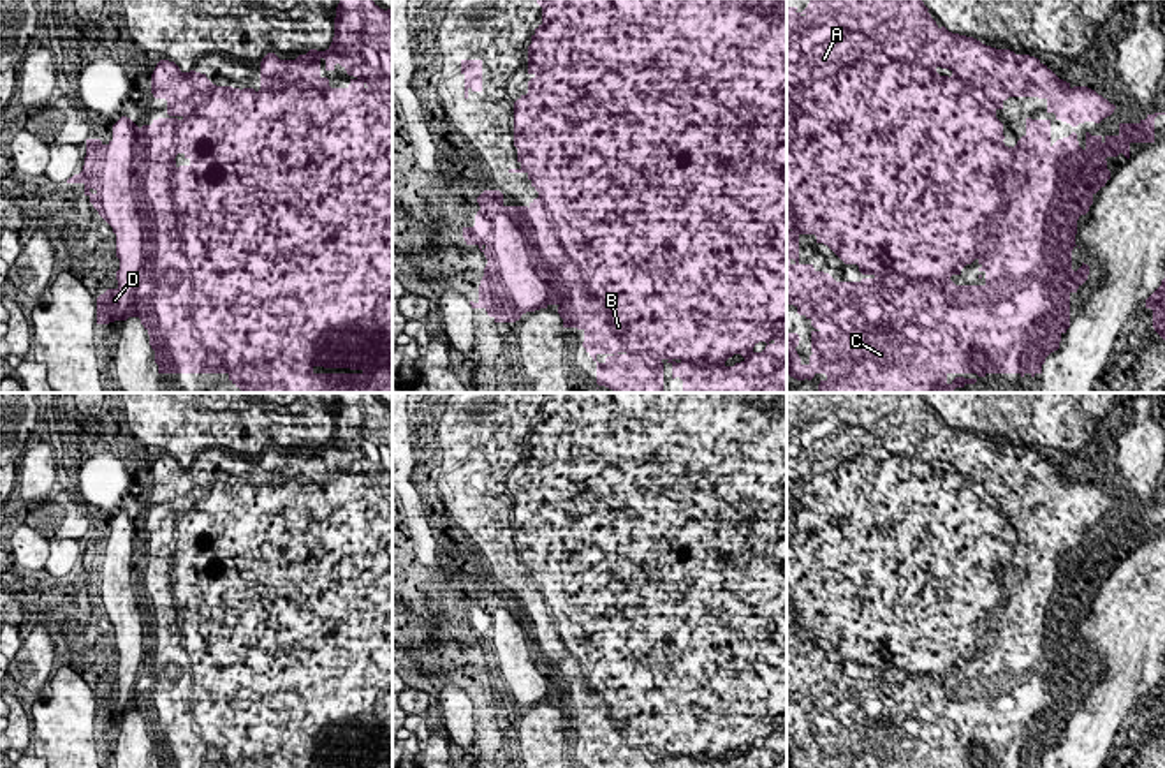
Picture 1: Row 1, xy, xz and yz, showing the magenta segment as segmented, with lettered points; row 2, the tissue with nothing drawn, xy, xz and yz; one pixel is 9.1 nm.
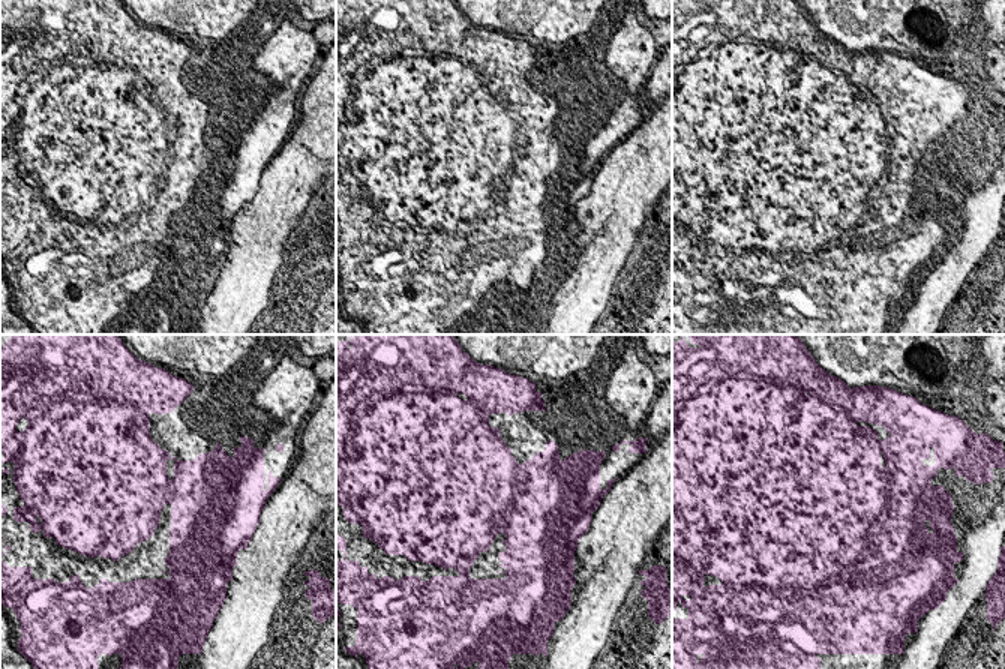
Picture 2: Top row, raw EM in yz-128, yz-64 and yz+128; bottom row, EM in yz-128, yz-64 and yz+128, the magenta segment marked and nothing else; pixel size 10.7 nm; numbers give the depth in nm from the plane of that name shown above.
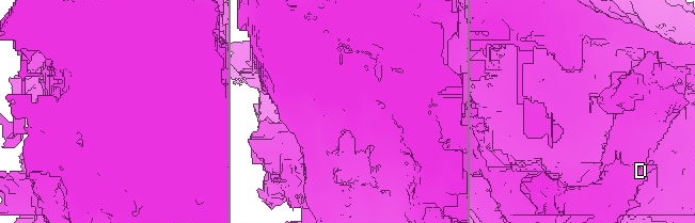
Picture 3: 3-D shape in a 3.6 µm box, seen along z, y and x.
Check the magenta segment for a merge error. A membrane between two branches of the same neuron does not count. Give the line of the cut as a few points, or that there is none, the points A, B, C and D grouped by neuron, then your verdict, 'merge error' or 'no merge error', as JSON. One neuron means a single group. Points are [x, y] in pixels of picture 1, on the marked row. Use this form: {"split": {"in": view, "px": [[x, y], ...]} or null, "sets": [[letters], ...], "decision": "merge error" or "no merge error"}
{"split": {"in": "yz", "px": [[1026, 132], [1035, 132], [1051, 154], [1051, 219], [1074, 235]]}, "sets": [["A", "B", "C"], ["D"]], "decision": "merge error"}

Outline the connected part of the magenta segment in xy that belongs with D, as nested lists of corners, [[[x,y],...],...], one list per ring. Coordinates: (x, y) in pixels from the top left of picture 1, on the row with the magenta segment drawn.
[[[121,116],[113,125],[113,139],[104,144],[100,139],[86,139],[84,166],[79,174],[74,174],[67,183],[83,183],[84,196],[99,211],[99,215],[113,227],[116,234],[116,257],[120,259],[120,270],[116,271],[118,287],[107,289],[97,298],[97,324],[109,324],[114,321],[127,321],[130,317],[130,291],[134,289],[134,278],[141,271],[141,259],[146,241],[146,215],[153,213],[153,206],[167,199],[167,188],[160,190],[160,197],[153,204],[143,204],[132,194],[132,148],[151,144],[165,144],[178,136],[178,118],[158,118],[151,125],[141,129],[127,116]]]

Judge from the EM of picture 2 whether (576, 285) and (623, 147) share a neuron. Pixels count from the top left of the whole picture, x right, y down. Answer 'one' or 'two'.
one

